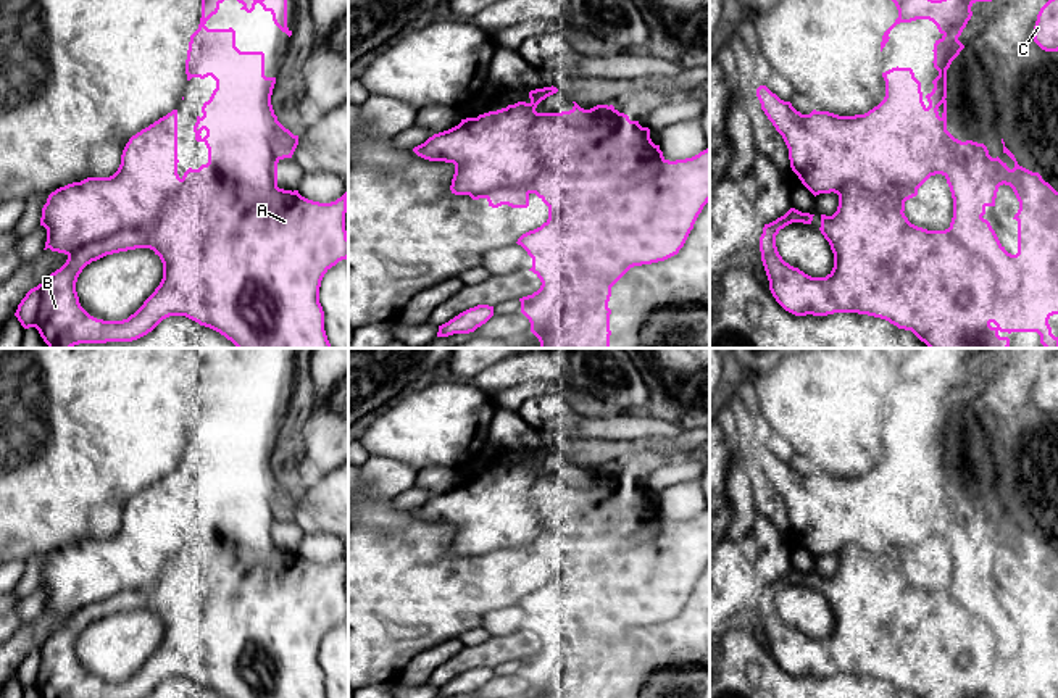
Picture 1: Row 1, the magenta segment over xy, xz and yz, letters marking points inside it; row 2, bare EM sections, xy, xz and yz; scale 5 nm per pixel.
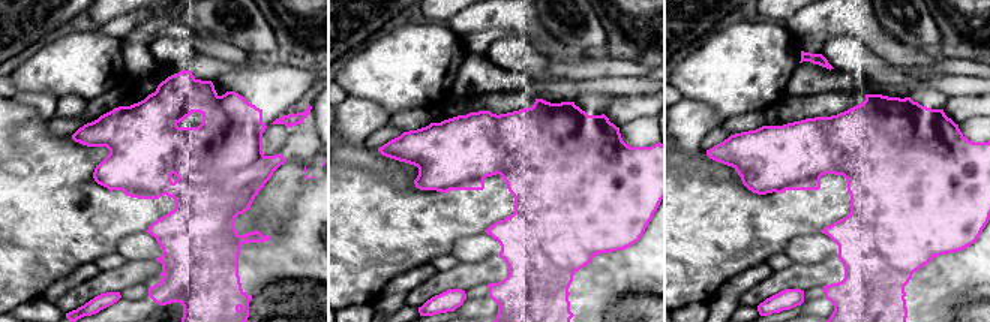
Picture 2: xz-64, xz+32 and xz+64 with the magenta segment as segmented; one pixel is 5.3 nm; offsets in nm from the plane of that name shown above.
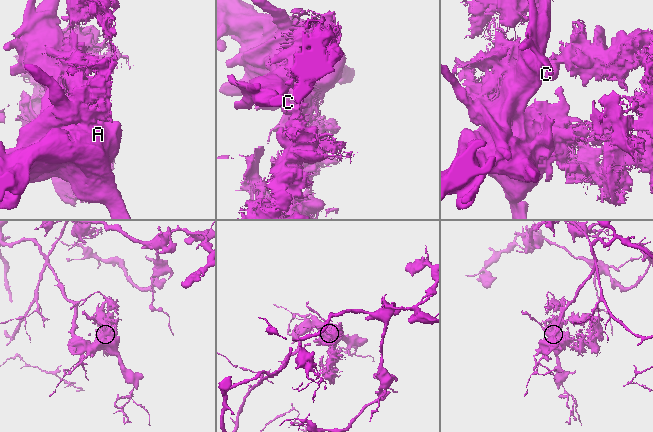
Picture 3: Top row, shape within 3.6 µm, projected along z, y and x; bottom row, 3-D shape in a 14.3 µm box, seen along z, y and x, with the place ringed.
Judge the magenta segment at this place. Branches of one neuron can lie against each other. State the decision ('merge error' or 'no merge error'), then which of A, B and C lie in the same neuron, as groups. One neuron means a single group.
merge error | A B / C

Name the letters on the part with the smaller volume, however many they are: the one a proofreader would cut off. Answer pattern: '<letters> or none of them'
C

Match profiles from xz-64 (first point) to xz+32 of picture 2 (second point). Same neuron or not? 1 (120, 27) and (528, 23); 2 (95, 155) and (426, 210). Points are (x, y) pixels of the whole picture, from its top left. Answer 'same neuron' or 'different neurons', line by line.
1: same neuron
2: same neuron

